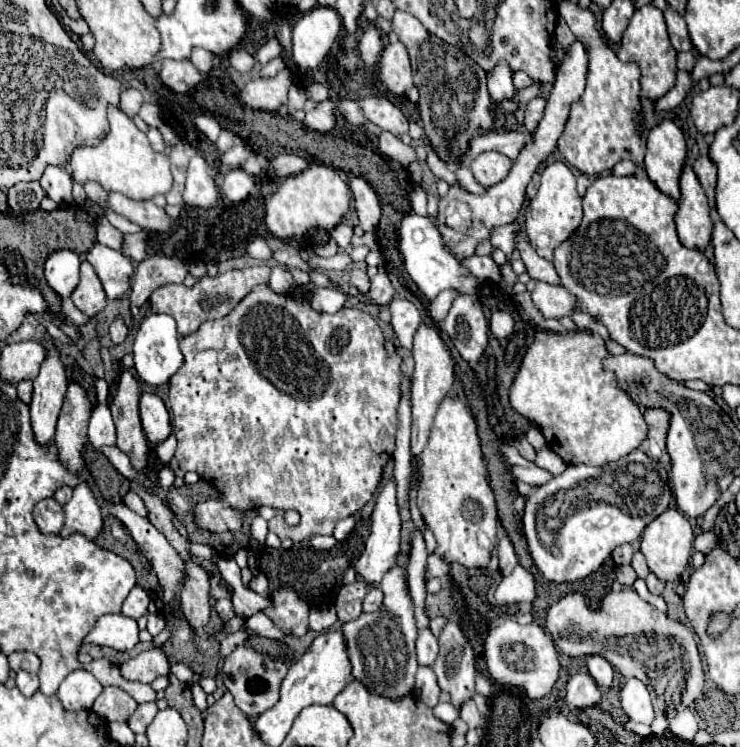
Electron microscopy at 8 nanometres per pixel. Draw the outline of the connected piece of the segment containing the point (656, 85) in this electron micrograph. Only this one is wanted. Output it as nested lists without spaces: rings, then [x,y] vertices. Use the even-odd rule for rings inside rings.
[[[643,5],[637,9],[629,21],[629,27],[623,33],[621,45],[619,45],[619,57],[623,61],[637,61],[641,67],[641,99],[659,99],[663,97],[673,85],[675,85],[675,73],[677,73],[677,63],[675,63],[675,49],[671,47],[669,35],[667,35],[667,25],[663,19],[663,13],[653,7],[653,5]]]

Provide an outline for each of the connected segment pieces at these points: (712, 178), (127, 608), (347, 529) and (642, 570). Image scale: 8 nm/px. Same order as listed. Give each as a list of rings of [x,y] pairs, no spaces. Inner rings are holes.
[[[699,157],[695,163],[693,163],[693,169],[705,189],[705,195],[709,199],[709,207],[715,215],[715,183],[717,183],[717,169],[715,165],[711,163],[709,157]]]
[[[135,585],[135,587],[129,591],[129,595],[127,595],[125,603],[123,603],[123,611],[121,611],[121,613],[127,615],[127,617],[139,619],[141,615],[147,613],[147,605],[149,605],[149,593],[147,593],[143,587]]]
[[[347,517],[347,519],[343,519],[343,521],[339,521],[339,523],[335,525],[335,533],[333,533],[333,537],[339,539],[339,541],[343,541],[343,539],[351,533],[353,527],[355,527],[355,517]]]
[[[641,551],[633,553],[633,561],[631,561],[631,565],[633,565],[633,569],[637,571],[639,579],[645,579],[645,577],[647,577],[649,569],[647,569],[647,561],[645,561],[645,555],[643,555]]]

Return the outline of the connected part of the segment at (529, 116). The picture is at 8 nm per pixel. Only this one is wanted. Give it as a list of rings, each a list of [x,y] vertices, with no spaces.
[[[535,97],[527,109],[525,109],[525,127],[527,131],[535,131],[535,127],[539,125],[541,117],[543,117],[543,109],[545,109],[545,99],[541,97]]]

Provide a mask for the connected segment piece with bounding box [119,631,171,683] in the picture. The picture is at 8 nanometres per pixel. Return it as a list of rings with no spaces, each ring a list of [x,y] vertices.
[[[161,631],[153,643],[153,649],[144,651],[119,666],[120,673],[127,681],[139,681],[139,683],[151,683],[161,675],[168,675],[170,664],[163,653],[162,645],[169,639],[169,631]]]

